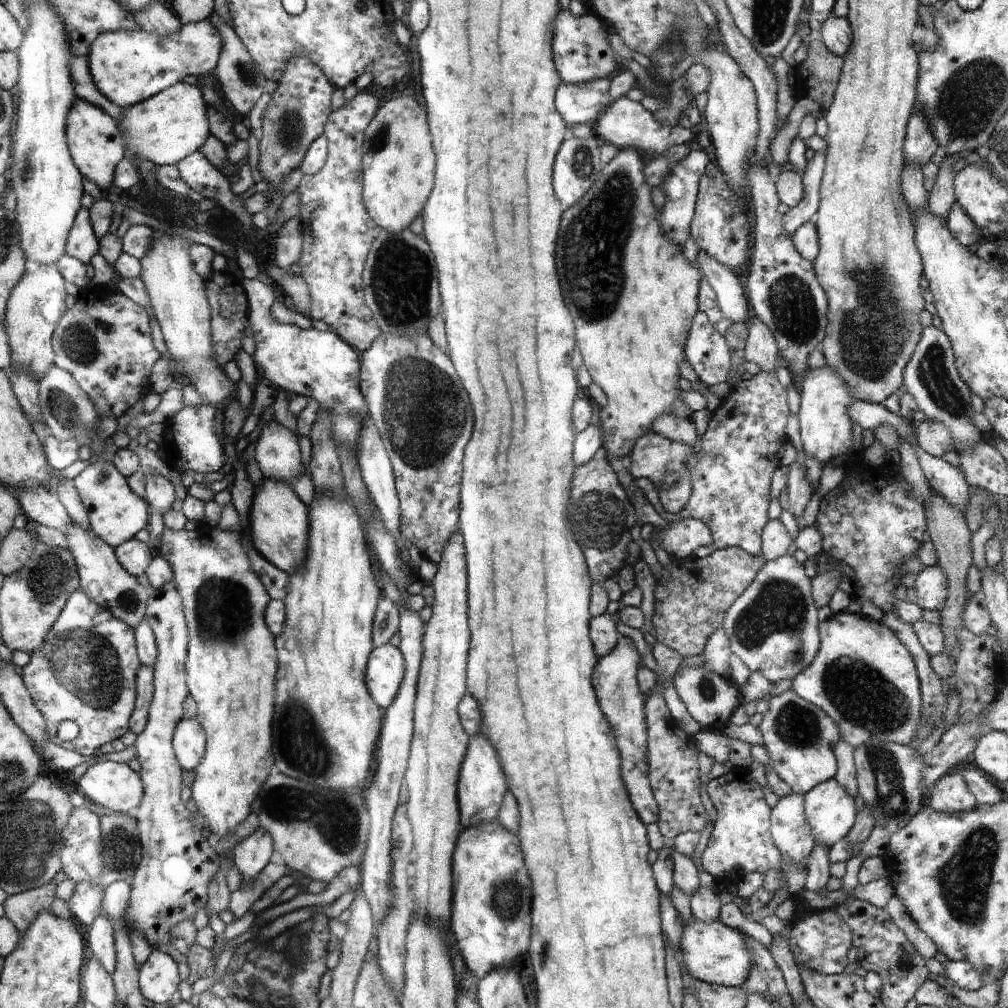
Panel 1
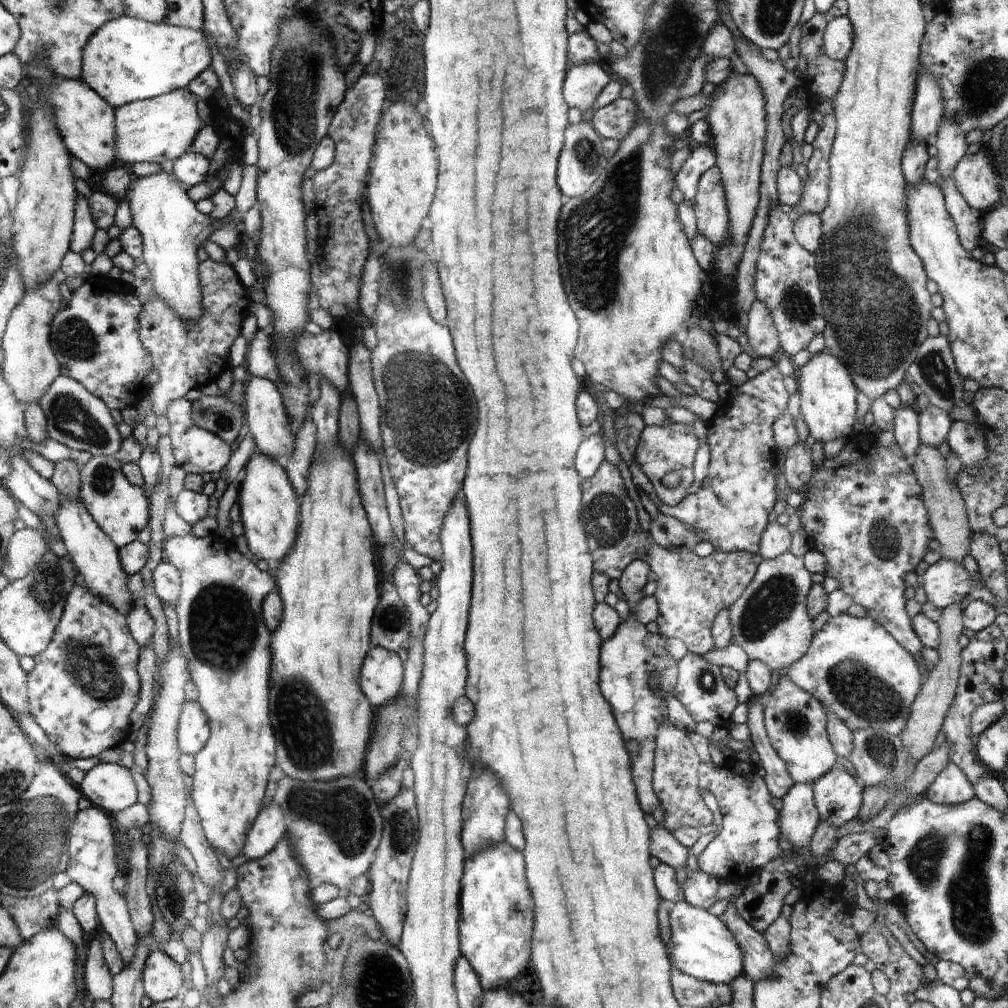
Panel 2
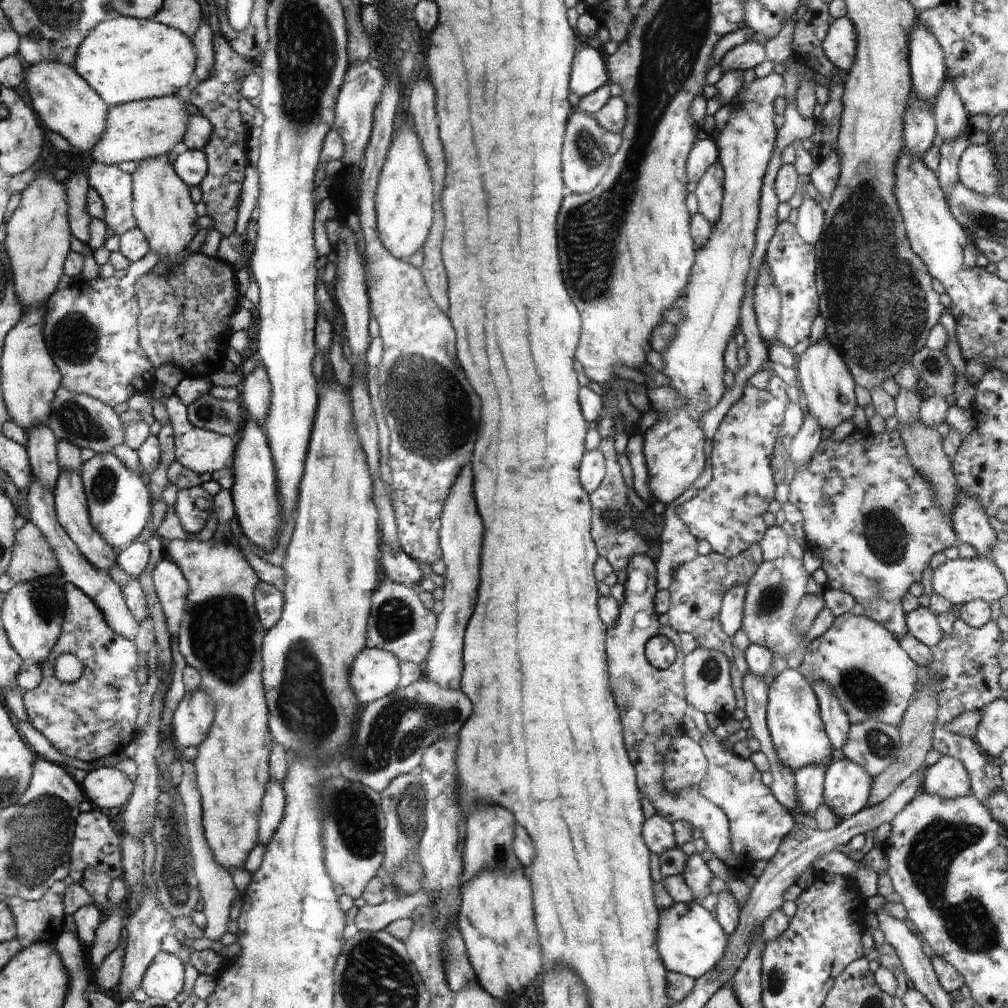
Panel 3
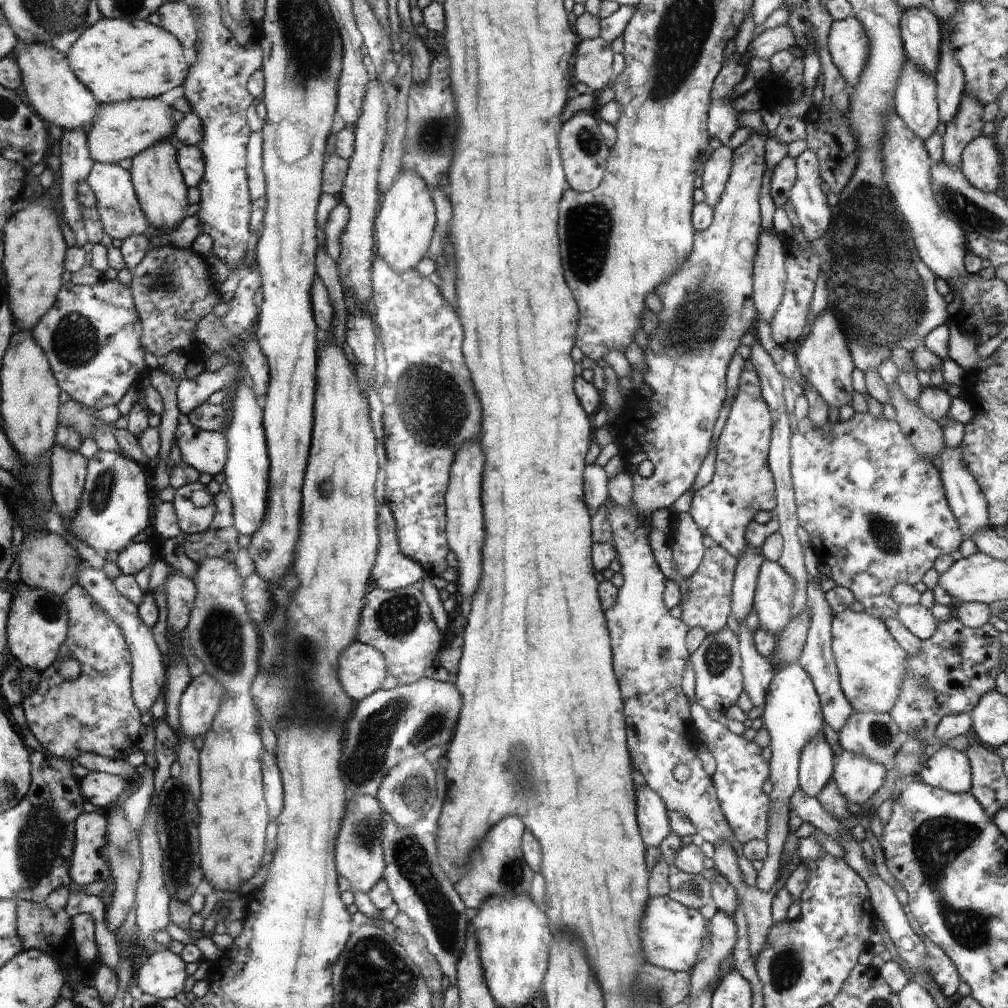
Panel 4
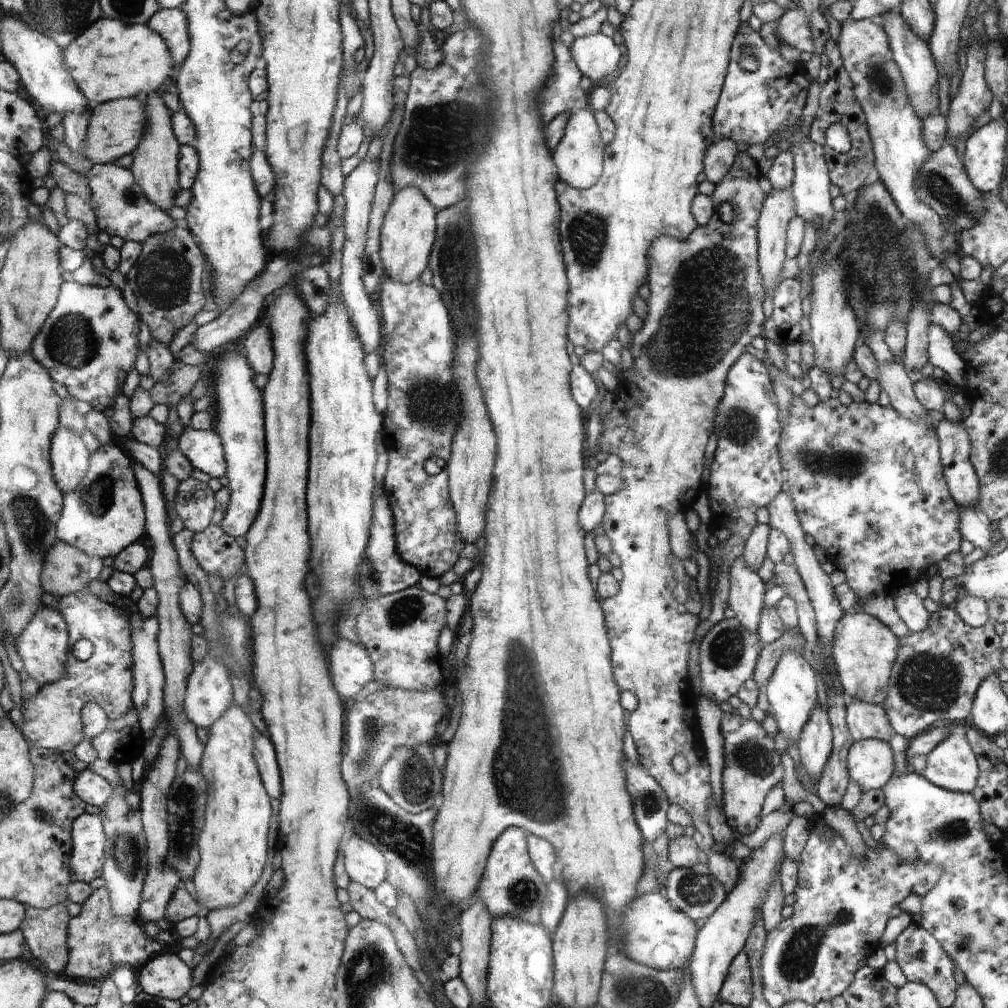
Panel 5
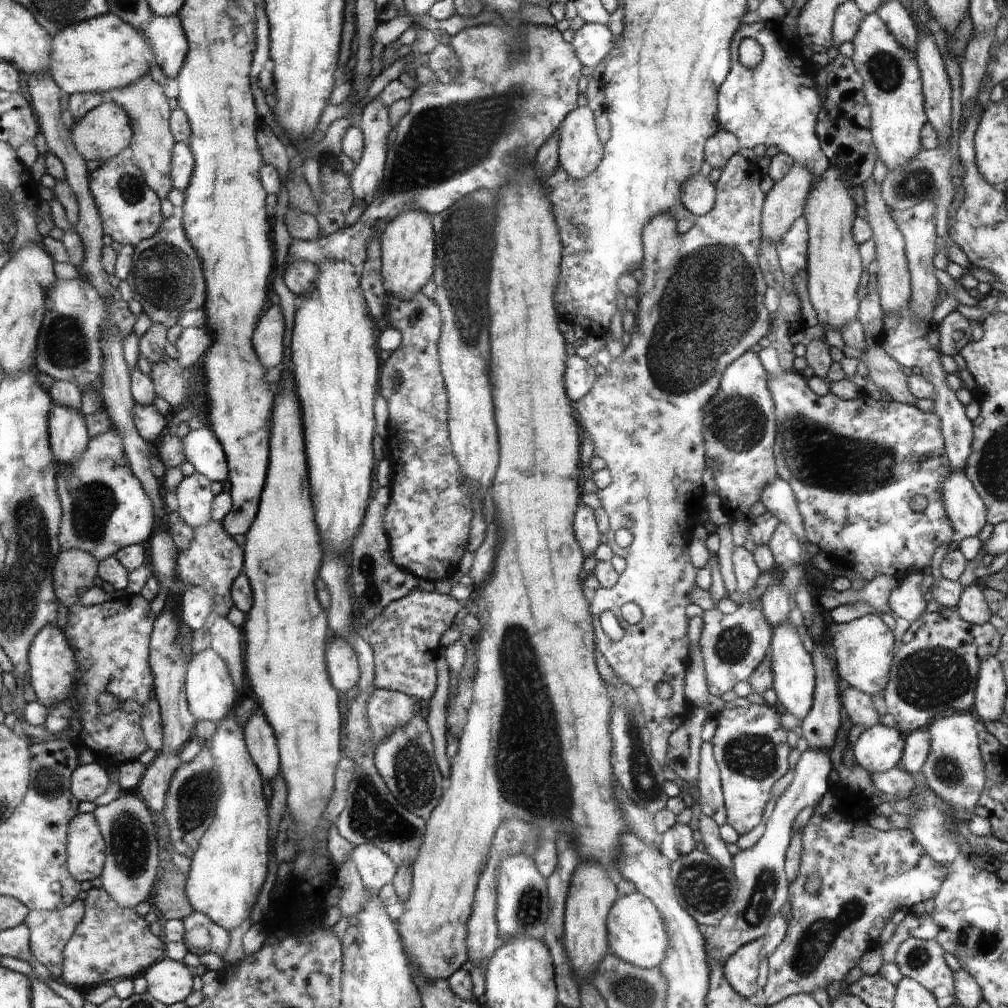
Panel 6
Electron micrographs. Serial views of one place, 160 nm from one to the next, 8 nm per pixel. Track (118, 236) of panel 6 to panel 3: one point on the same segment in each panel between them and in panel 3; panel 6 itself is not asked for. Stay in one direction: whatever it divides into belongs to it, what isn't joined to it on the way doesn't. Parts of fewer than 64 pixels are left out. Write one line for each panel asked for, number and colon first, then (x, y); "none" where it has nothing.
3: (115, 186)
4: (118, 207)
5: (122, 209)

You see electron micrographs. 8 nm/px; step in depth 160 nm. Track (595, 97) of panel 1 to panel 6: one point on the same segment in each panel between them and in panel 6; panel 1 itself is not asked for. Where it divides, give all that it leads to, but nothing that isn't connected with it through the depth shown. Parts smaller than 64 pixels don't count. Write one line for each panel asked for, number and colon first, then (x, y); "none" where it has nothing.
2: (584, 81)
3: (589, 70)
4: (593, 61)
5: (596, 55)
6: (592, 42)

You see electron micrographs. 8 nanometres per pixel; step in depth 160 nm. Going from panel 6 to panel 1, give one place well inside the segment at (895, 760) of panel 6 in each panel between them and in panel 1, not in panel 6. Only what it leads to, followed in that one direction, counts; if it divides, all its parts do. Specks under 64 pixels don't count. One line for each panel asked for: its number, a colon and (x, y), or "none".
1: (830, 808)
2: (838, 798)
3: (847, 786)
4: (858, 778)
5: (870, 762)

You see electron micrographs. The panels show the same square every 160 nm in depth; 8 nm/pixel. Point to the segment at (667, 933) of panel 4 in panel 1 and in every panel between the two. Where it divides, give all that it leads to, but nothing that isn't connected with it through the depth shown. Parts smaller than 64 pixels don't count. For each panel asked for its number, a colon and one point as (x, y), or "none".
1: (712, 952)
2: (702, 947)
3: (691, 941)

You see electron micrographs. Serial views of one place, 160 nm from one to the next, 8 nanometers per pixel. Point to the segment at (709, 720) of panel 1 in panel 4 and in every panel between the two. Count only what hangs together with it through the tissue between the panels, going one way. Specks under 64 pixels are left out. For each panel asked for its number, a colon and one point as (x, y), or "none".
2: (700, 688)
3: (708, 685)
4: (717, 665)

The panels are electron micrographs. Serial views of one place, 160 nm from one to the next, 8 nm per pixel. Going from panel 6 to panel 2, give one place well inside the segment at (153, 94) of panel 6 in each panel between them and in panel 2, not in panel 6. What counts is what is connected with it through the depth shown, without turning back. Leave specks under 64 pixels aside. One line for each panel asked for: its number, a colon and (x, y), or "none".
2: (172, 228)
3: (162, 208)
4: (158, 182)
5: (155, 167)

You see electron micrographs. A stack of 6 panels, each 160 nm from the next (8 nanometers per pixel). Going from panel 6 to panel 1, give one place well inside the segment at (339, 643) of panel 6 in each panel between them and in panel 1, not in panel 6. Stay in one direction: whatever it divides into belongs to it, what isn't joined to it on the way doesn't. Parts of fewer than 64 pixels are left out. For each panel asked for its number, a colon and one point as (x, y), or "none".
1: (386, 670)
2: (382, 675)
3: (376, 672)
4: (362, 668)
5: (352, 669)

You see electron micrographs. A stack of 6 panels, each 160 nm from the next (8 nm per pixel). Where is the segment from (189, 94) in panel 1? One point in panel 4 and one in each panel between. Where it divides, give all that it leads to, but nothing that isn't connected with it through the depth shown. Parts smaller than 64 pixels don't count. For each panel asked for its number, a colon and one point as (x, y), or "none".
2: (163, 128)
3: (139, 130)
4: (123, 129)

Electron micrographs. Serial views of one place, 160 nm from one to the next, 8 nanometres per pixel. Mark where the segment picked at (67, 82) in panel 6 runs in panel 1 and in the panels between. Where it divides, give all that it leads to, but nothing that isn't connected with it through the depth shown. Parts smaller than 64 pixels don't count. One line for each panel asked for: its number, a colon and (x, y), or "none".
1: (129, 66)
2: (132, 59)
3: (126, 59)
4: (118, 60)
5: (109, 61)

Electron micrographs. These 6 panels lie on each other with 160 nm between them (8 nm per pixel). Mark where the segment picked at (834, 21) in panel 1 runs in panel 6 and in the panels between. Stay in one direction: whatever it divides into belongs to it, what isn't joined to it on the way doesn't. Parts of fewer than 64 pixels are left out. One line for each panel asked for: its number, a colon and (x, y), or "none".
2: (838, 38)
3: (840, 44)
4: (848, 45)
5: (896, 132)
6: (891, 82)

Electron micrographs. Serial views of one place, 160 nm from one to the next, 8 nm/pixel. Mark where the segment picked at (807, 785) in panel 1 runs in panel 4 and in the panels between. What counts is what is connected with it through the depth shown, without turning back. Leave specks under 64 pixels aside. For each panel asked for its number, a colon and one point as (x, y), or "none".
2: (795, 721)
3: (793, 720)
4: (792, 715)

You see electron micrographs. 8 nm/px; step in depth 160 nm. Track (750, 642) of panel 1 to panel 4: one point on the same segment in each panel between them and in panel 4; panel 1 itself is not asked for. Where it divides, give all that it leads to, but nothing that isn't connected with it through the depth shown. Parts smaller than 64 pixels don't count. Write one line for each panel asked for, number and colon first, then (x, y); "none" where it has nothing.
2: (770, 620)
3: (772, 595)
4: (773, 600)

